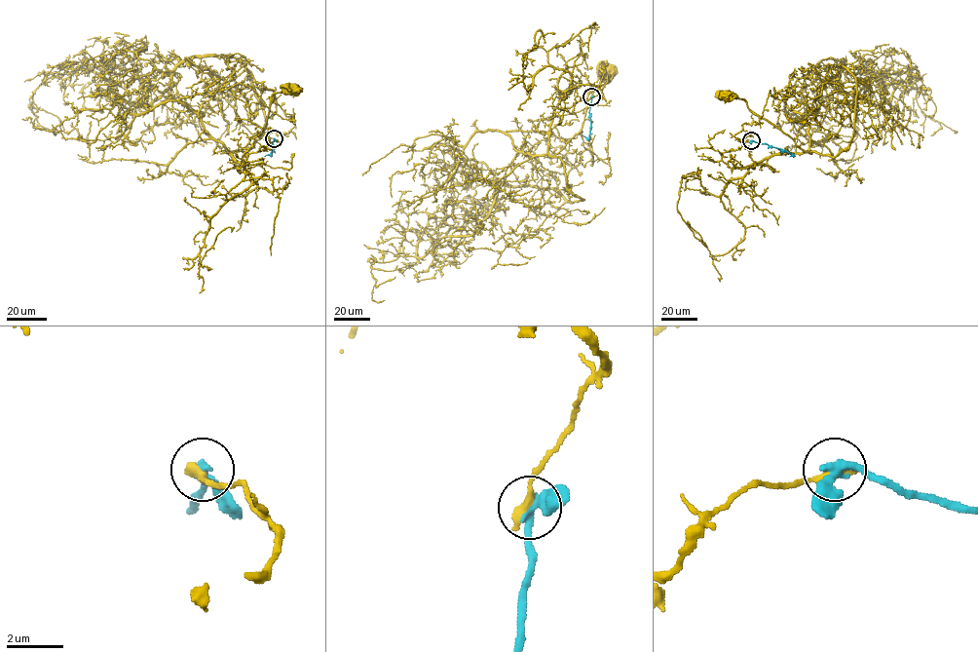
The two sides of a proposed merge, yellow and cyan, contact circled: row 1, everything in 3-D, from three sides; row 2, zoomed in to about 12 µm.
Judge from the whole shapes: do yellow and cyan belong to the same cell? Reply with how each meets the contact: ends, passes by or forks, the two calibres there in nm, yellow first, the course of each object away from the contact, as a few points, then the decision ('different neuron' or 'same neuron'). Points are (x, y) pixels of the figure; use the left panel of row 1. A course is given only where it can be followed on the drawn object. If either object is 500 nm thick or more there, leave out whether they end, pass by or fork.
yellow ends | cyan passes by | 420/300 nm | yellow via (274, 138), (279, 144), (250, 152), (240, 168), (227, 151), (243, 149), (264, 128), (274, 95), (295, 90) | cyan via (274, 138), (271, 153), (264, 156) | different neuron

